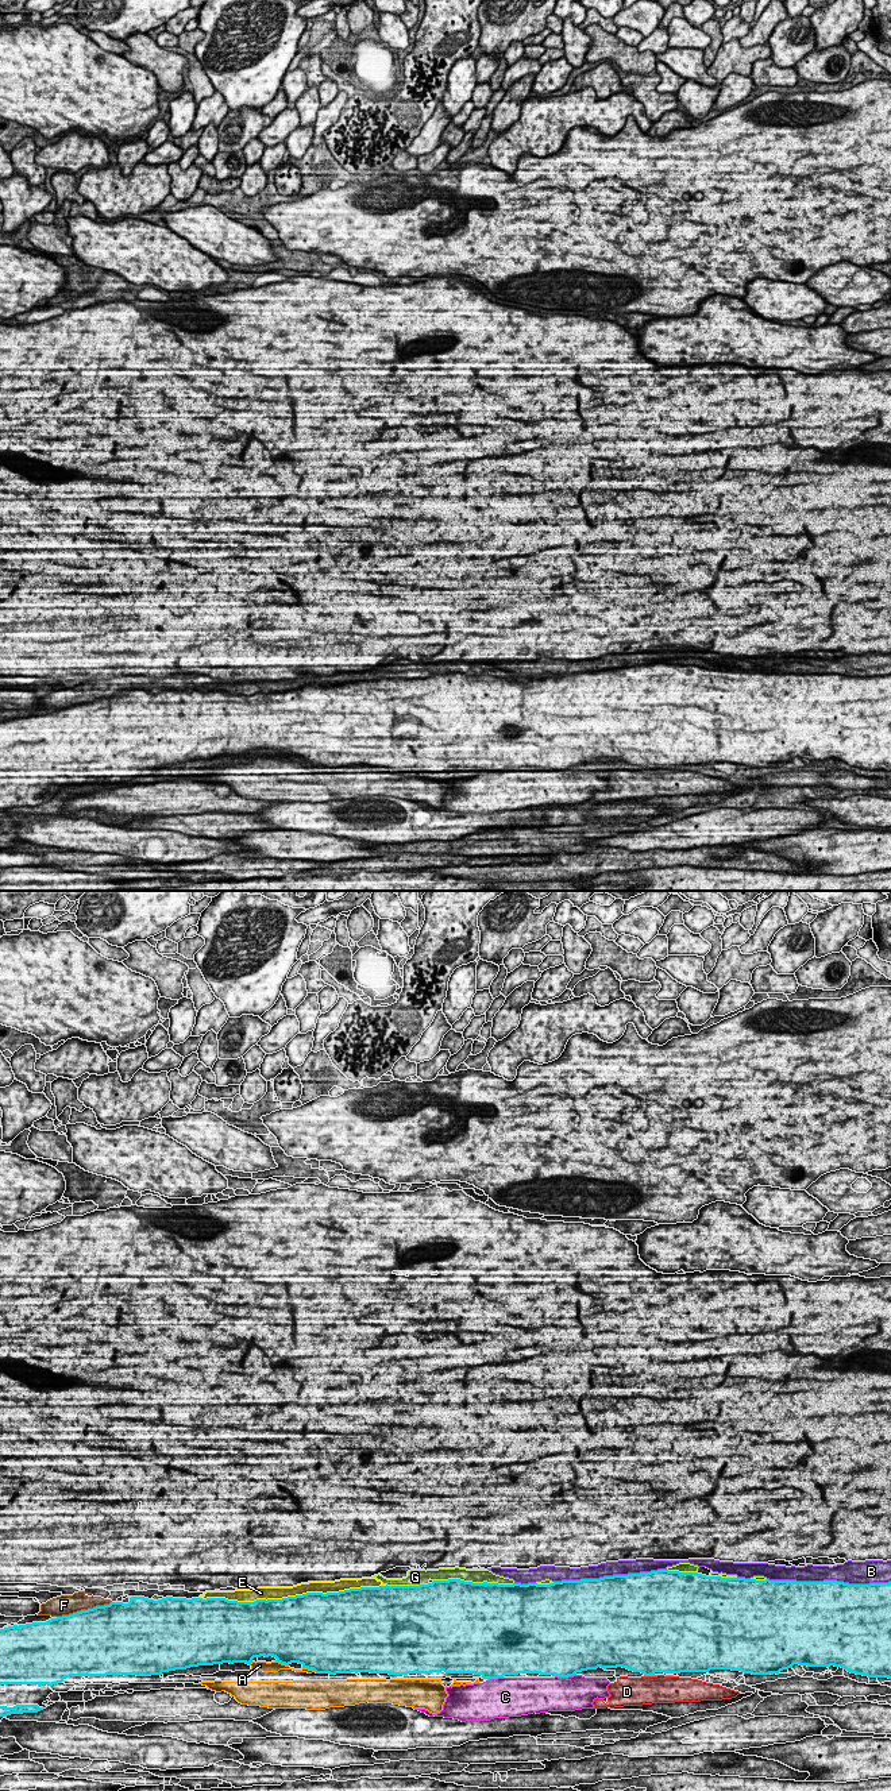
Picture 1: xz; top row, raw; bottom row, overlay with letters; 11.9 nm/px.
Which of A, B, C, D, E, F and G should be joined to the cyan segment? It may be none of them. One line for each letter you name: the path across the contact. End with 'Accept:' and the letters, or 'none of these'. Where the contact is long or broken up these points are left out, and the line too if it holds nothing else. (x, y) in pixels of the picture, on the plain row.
Accept: none of these

